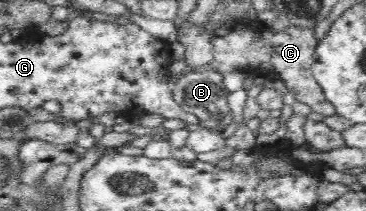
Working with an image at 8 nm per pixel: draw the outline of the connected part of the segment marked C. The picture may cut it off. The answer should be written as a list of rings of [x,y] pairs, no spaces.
[[[291,25],[282,32],[257,30],[257,34],[229,33],[224,37],[215,36],[211,42],[214,59],[209,68],[222,74],[240,70],[252,76],[265,76],[269,74],[269,70],[275,70],[296,101],[304,102],[311,106],[312,112],[319,112],[325,117],[335,115],[336,108],[327,100],[324,90],[312,75],[314,54],[318,45],[313,32],[311,28],[303,29]]]

